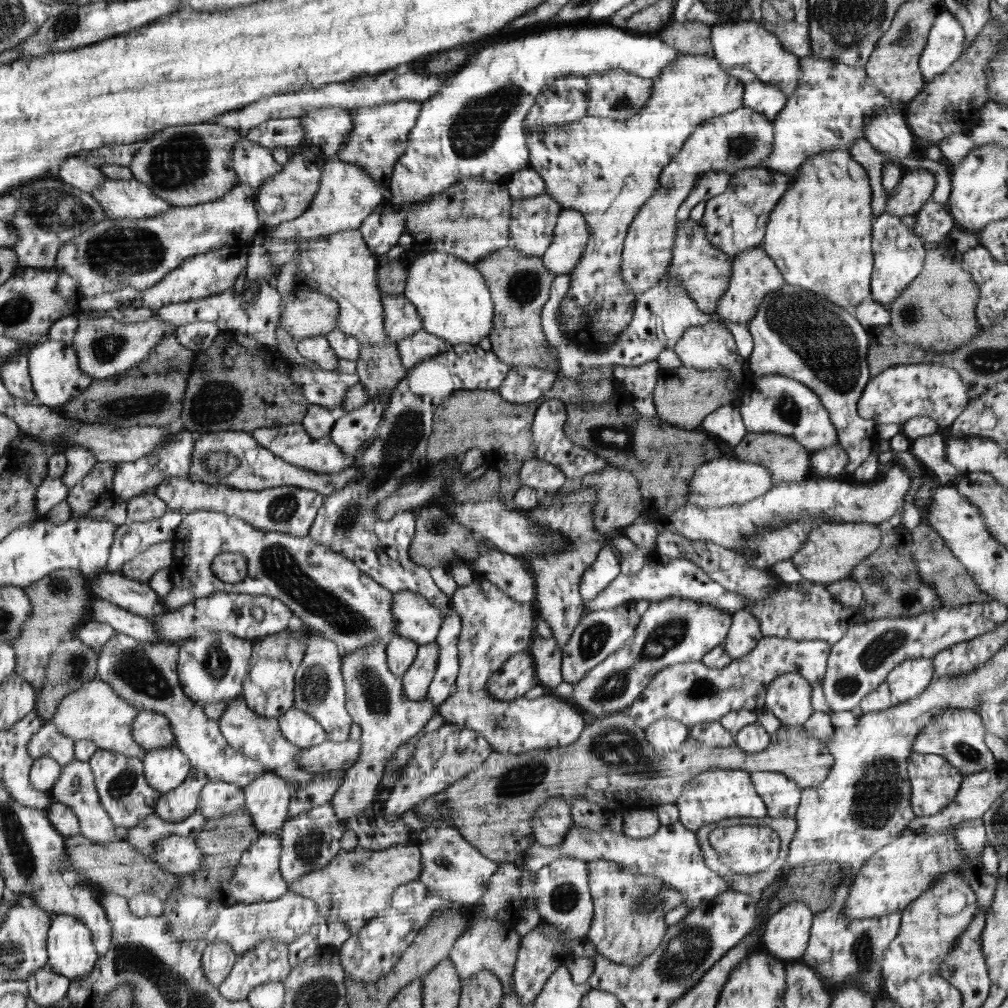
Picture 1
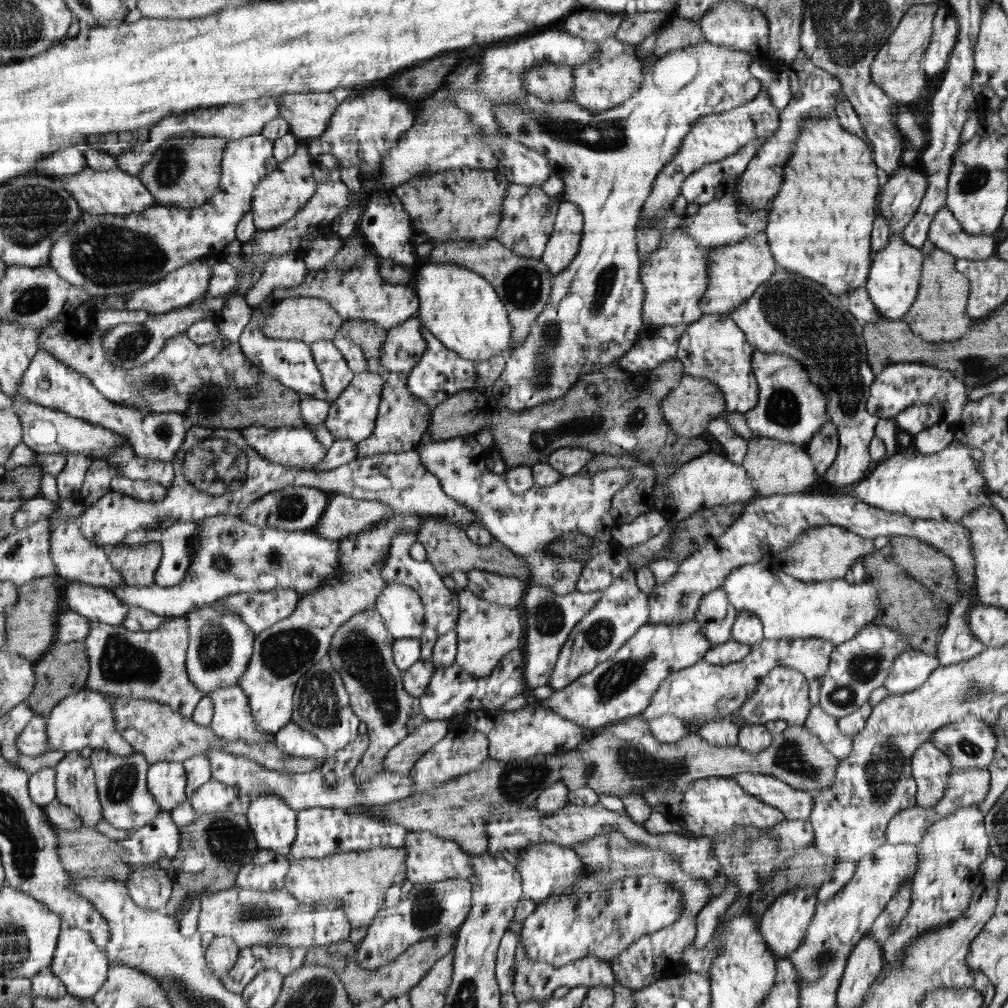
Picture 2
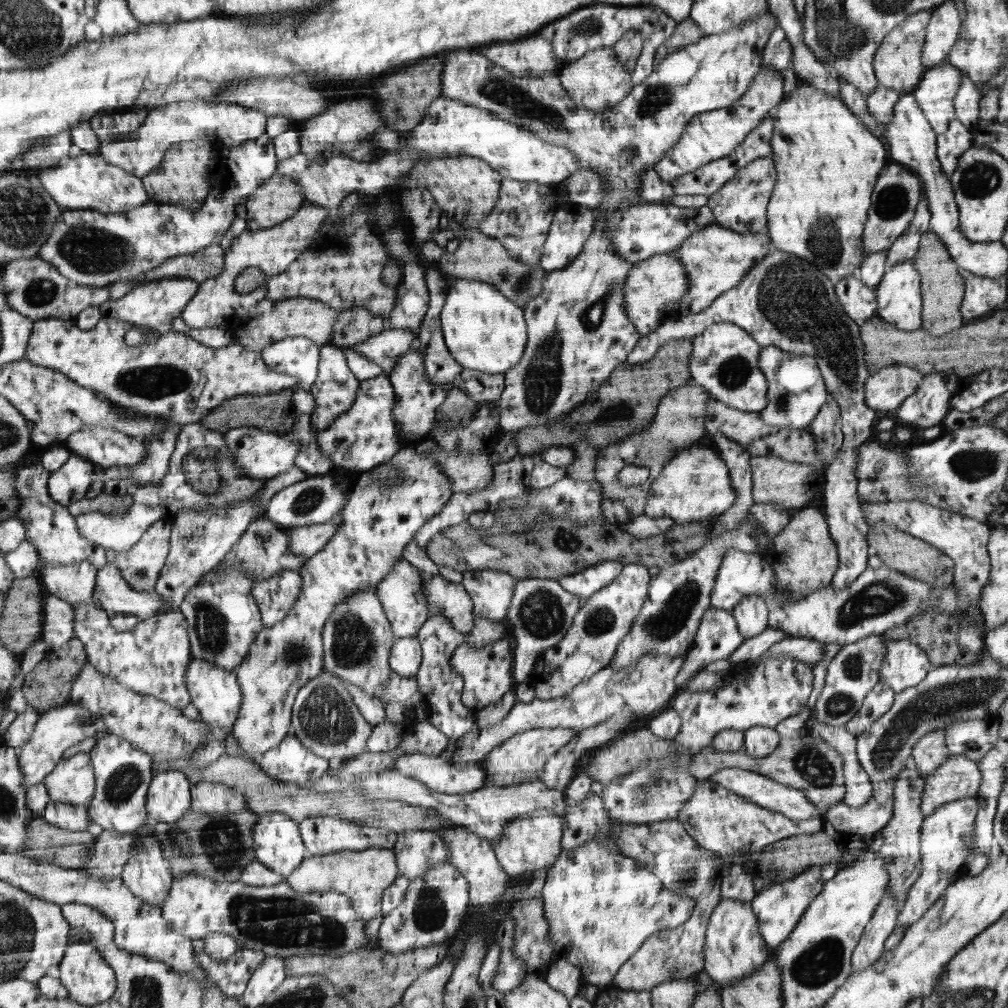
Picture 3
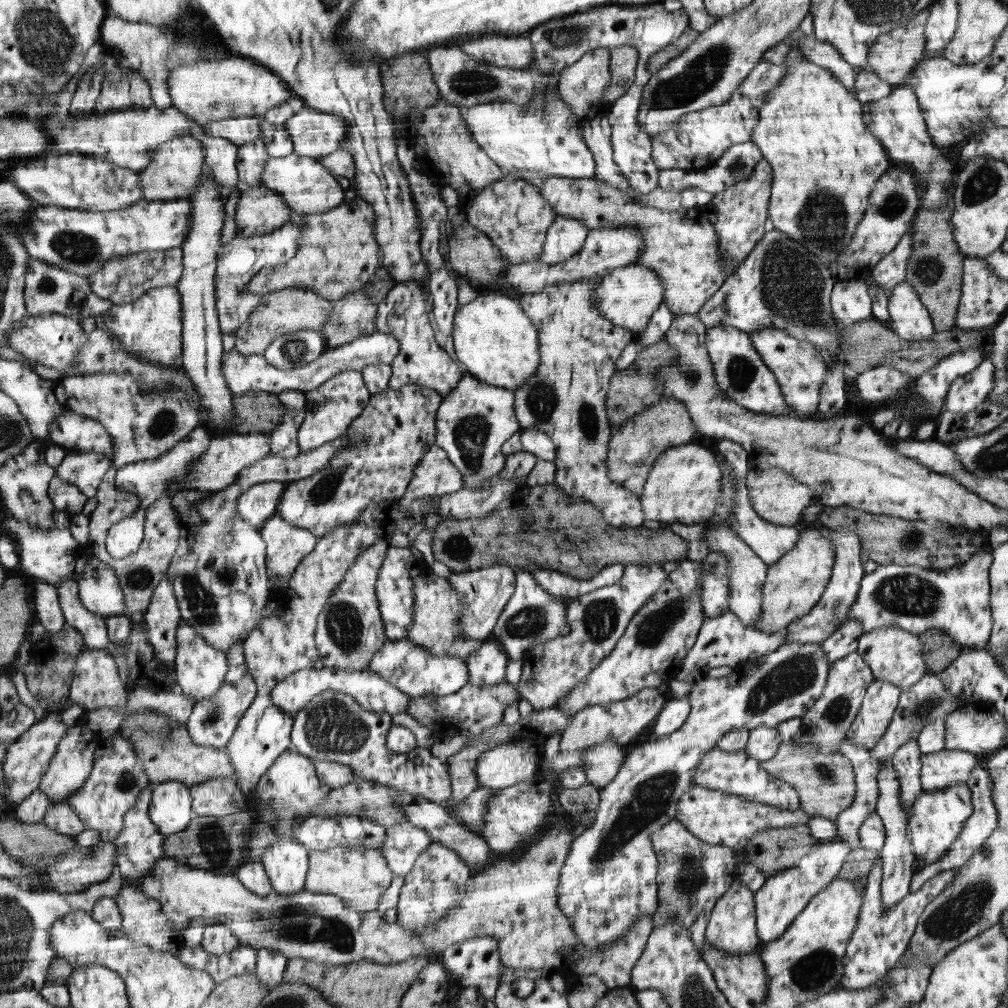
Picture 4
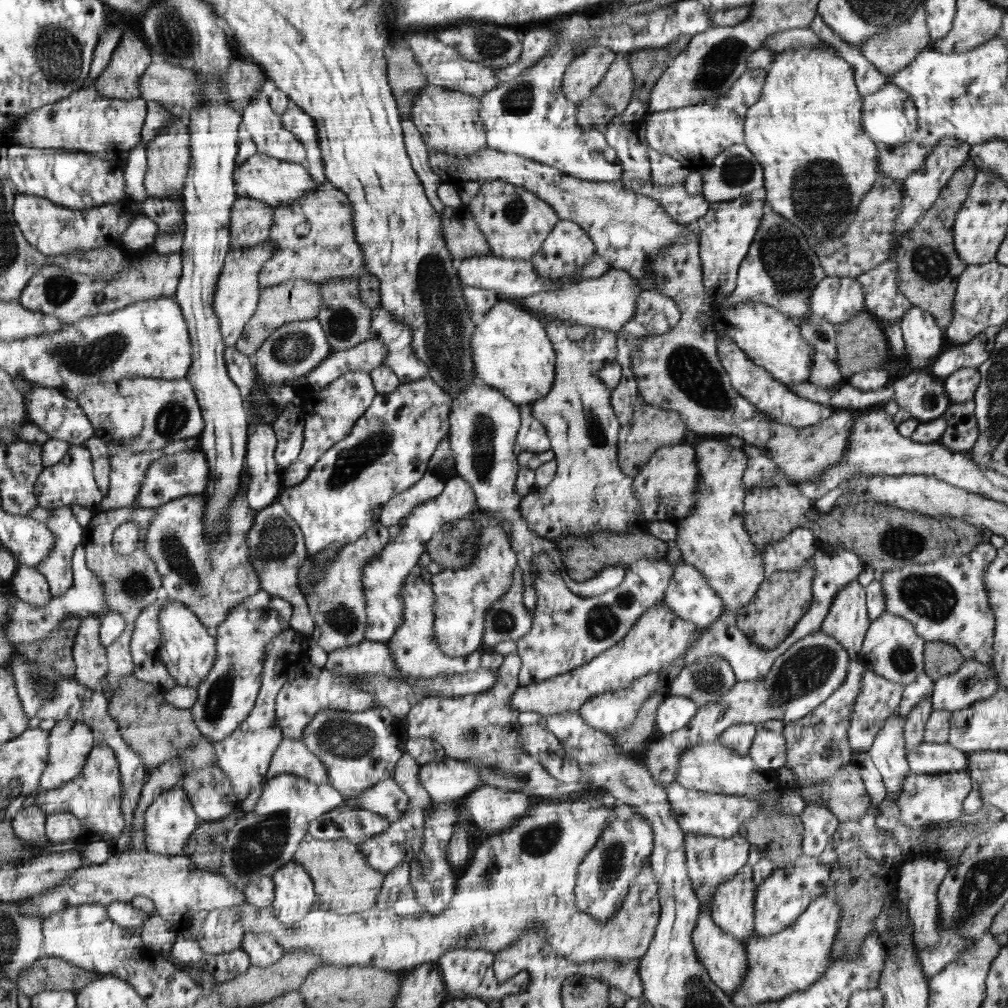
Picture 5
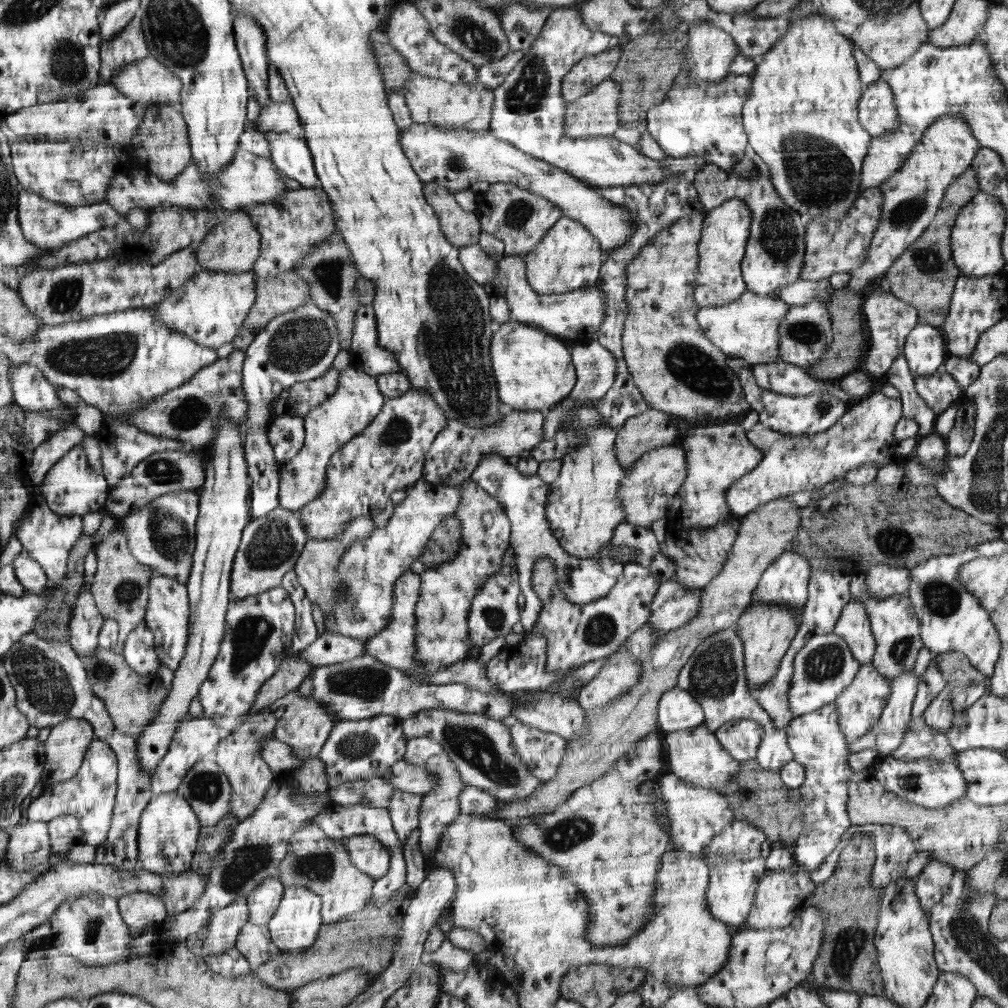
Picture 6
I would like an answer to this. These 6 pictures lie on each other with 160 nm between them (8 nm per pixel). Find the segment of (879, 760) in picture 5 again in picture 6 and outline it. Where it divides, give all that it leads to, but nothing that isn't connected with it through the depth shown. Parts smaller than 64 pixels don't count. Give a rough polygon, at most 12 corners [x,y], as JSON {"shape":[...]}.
{"shape":[[913,670],[890,681],[879,721],[851,754],[892,756],[903,743],[919,684]]}

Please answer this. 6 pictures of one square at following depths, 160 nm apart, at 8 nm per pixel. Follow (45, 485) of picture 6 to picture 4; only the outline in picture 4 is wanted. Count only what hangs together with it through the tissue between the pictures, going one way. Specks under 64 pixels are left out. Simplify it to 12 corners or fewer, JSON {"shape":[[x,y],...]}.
{"shape":[[68,452],[55,476],[90,498],[108,469],[105,455]]}

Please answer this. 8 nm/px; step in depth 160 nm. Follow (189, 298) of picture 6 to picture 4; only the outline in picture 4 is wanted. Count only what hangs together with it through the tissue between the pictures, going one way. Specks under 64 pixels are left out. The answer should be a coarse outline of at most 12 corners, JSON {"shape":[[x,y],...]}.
{"shape":[[297,215],[266,235],[223,244],[215,307],[223,333],[244,326],[261,296],[249,280],[294,258]]}

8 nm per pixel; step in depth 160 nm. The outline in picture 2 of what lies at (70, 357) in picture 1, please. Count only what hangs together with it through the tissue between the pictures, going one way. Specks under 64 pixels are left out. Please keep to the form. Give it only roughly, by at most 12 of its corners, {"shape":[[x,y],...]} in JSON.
{"shape":[[38,351],[18,395],[173,462],[181,414],[107,400],[87,376]]}

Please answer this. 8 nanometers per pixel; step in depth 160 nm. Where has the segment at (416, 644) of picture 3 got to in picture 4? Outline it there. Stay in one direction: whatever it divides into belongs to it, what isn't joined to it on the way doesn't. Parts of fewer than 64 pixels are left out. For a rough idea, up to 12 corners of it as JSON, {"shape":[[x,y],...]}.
{"shape":[[408,638],[385,643],[367,670],[413,698],[470,682],[463,659]]}

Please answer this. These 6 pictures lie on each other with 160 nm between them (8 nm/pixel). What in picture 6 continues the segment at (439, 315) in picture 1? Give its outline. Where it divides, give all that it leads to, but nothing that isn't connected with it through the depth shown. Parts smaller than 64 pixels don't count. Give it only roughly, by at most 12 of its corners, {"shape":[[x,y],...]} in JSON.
{"shape":[[506,321],[491,338],[500,401],[549,412],[577,376],[556,336]]}

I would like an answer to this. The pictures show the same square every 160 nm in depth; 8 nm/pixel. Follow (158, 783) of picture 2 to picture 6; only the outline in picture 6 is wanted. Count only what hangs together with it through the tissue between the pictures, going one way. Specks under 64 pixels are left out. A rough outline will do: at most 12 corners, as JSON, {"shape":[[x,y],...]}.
{"shape":[[176,791],[154,795],[139,822],[142,867],[190,871],[198,814]]}

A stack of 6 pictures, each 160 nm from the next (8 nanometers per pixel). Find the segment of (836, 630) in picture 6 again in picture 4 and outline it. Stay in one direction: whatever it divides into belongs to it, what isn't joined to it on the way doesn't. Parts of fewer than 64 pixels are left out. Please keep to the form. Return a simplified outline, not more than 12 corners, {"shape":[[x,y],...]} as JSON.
{"shape":[[831,532],[829,583],[806,616],[787,625],[788,643],[826,640],[846,622],[865,560],[860,538]]}

